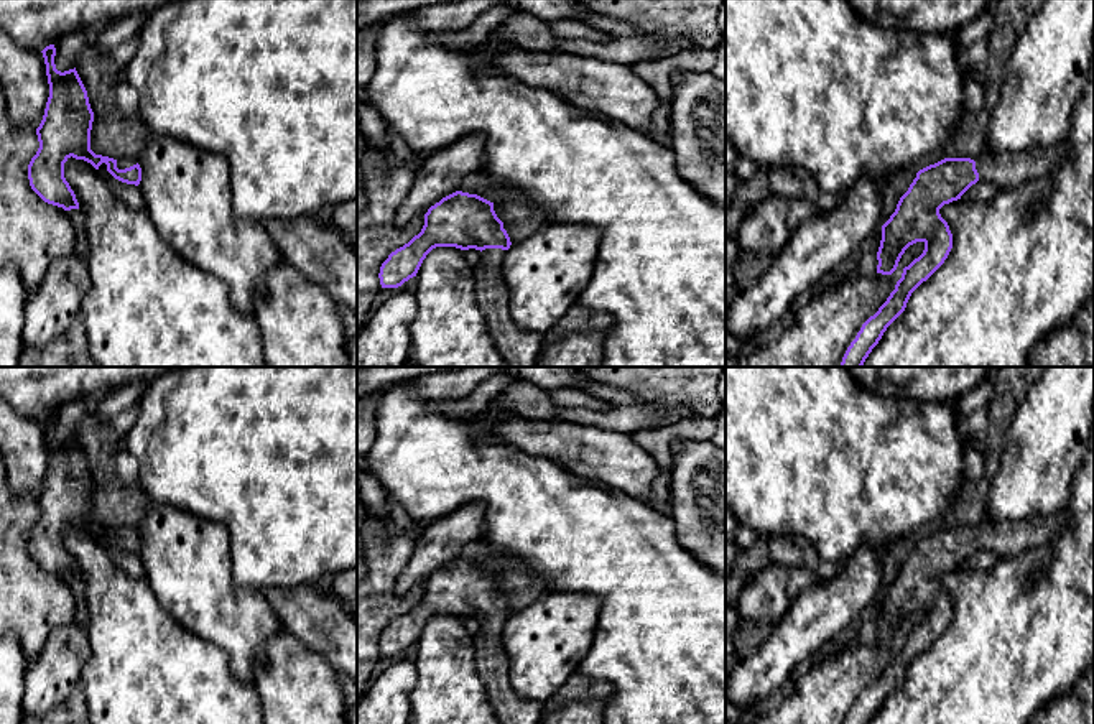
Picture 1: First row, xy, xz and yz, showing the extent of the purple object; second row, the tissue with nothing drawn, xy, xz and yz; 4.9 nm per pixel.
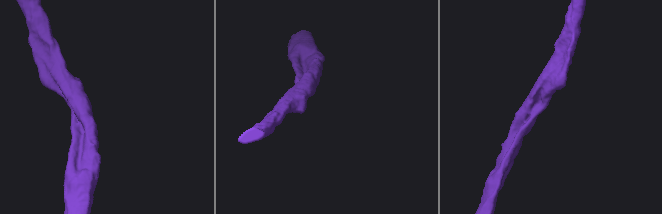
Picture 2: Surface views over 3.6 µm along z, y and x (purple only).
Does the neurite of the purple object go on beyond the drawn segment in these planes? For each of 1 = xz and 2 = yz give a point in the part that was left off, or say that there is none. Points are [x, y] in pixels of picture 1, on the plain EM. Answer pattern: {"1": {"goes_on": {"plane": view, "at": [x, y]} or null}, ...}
{"1": {"goes_on": {"plane": "xz", "at": [492, 665]}}, "2": {"goes_on": {"plane": "yz", "at": [1012, 537]}}}

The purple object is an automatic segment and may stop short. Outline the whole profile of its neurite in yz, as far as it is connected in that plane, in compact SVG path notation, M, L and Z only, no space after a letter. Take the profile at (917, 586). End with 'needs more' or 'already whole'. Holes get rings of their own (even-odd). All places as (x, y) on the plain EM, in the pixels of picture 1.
M1066 512L1048 517L1028 517L1002 523L982 522L971 527L944 527L916 541L895 581L882 594L877 620L877 642L892 643L905 619L923 610L923 622L903 637L895 658L870 685L844 724L869 724L887 696L905 680L911 661L948 627L953 602L939 578L961 564L979 548L992 550L999 558L1015 556L1061 536L1069 523Z | needs more

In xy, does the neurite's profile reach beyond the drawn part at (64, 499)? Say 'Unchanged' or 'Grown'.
Grown

